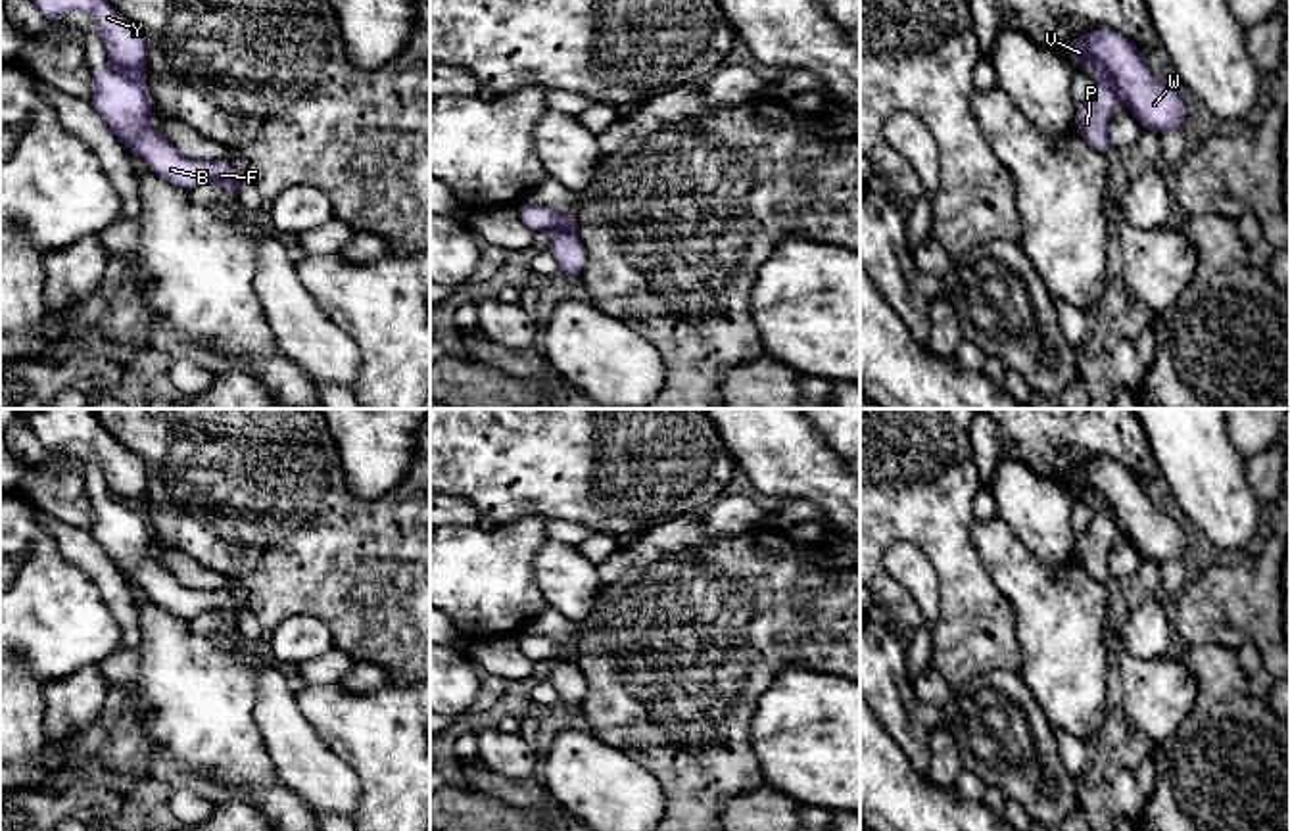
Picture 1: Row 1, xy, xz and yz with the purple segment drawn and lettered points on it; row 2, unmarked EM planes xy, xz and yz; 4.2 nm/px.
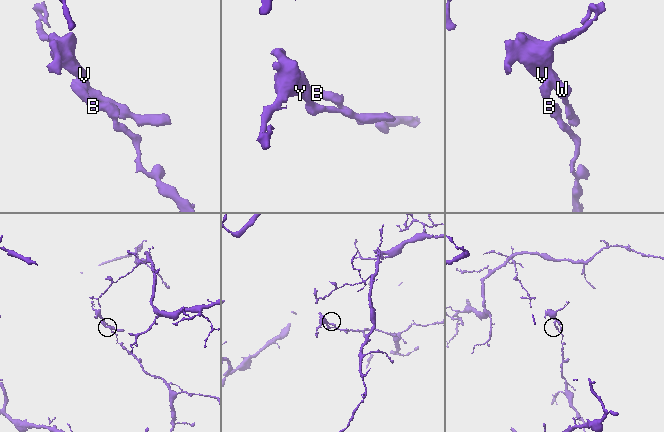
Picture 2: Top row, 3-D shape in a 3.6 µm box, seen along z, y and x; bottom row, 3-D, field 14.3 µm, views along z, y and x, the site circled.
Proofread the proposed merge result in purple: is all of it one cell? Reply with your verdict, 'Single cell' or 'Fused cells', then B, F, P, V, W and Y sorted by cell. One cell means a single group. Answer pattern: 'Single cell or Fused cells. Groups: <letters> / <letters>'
Fused cells. Groups: B F P / V W Y

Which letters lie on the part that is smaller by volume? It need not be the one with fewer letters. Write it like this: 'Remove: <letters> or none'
Remove: V, W, Y

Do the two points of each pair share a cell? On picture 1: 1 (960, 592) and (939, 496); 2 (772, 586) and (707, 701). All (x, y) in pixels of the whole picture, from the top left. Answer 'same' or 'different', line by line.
1: same
2: same

